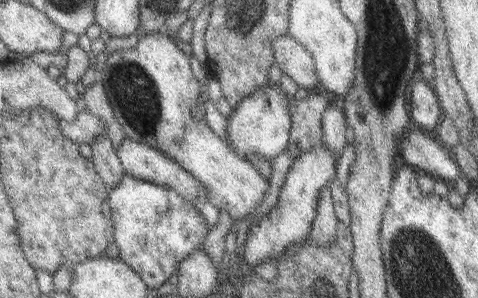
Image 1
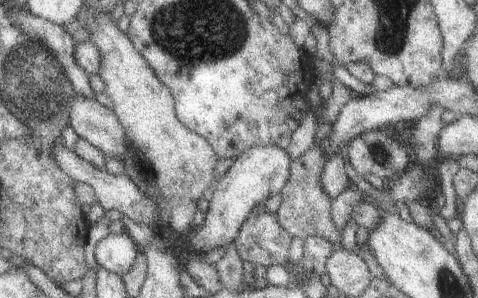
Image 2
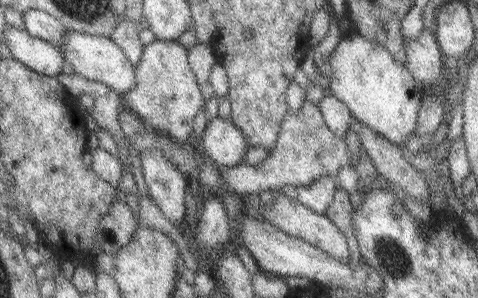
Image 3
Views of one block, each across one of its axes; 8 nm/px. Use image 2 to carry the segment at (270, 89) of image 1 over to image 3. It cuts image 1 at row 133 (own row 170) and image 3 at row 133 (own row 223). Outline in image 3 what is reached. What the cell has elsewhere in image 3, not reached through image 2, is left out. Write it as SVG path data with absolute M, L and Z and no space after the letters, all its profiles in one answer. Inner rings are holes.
M223 118L207 120L199 146L203 148L203 154L207 154L215 164L231 166L231 168L243 162L245 152L249 150L247 140L239 130L239 126Z

